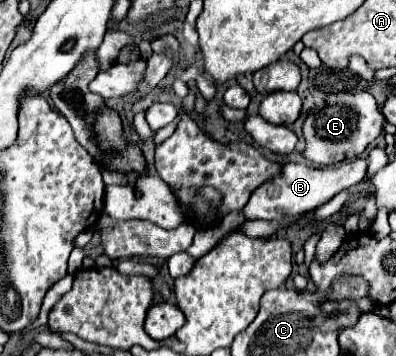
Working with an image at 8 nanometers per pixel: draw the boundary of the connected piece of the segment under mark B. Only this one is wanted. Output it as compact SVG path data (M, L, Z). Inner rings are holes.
M357 158L355 162L343 164L339 168L311 168L295 162L283 164L279 174L275 174L271 180L255 188L247 206L243 208L243 214L247 220L283 220L287 216L309 214L315 208L329 202L341 190L349 190L357 186L365 178L365 172L367 172L367 162L363 158Z

